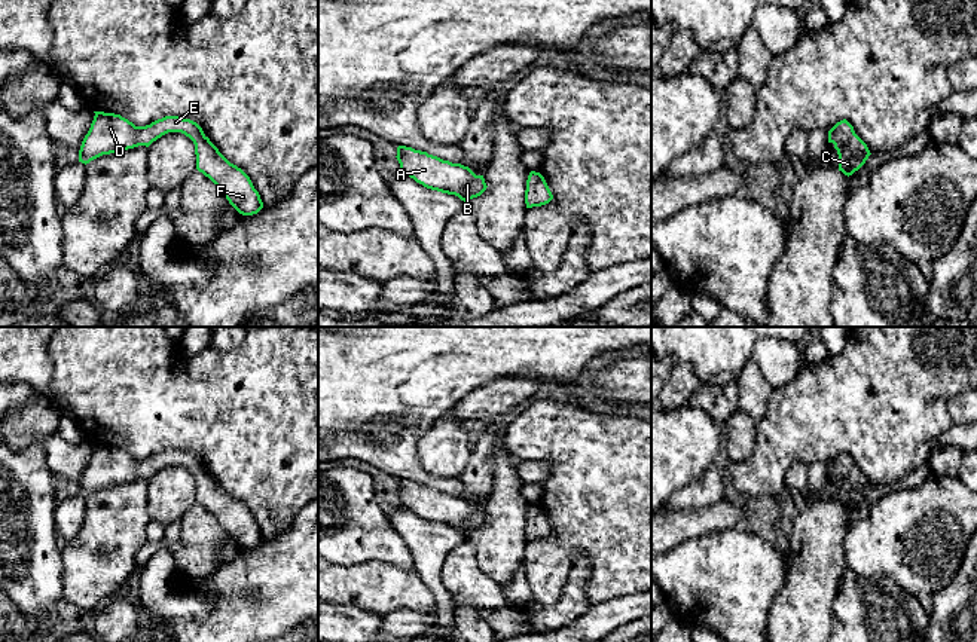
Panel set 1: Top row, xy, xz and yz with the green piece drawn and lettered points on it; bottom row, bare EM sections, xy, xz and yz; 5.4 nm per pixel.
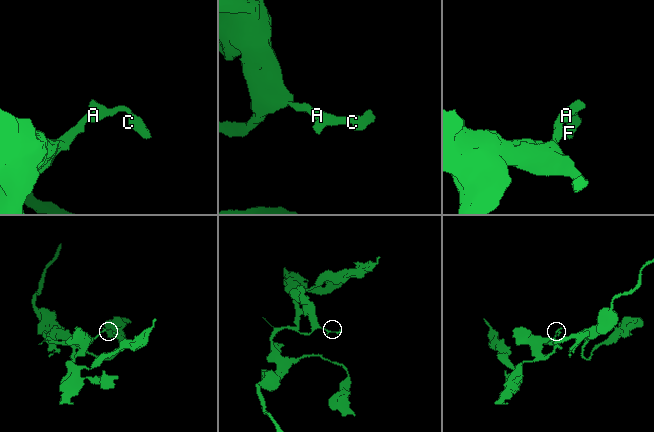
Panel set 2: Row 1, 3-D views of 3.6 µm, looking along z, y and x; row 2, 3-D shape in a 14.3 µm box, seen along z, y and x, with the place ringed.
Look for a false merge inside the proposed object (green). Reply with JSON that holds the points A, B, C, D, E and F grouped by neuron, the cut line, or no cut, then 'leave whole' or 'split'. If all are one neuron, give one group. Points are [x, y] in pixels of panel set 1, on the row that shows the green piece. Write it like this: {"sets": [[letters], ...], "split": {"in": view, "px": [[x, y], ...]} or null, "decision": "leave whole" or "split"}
{"sets": [["A", "B", "C", "D", "E", "F"]], "split": null, "decision": "leave whole"}

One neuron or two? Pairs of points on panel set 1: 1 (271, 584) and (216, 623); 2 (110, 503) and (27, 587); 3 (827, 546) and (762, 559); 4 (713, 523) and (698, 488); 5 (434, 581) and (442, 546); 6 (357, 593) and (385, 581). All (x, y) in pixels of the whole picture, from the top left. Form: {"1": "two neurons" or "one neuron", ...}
{"1": "one neuron", "2": "two neurons", "3": "two neurons", "4": "two neurons", "5": "one neuron", "6": "one neuron"}

